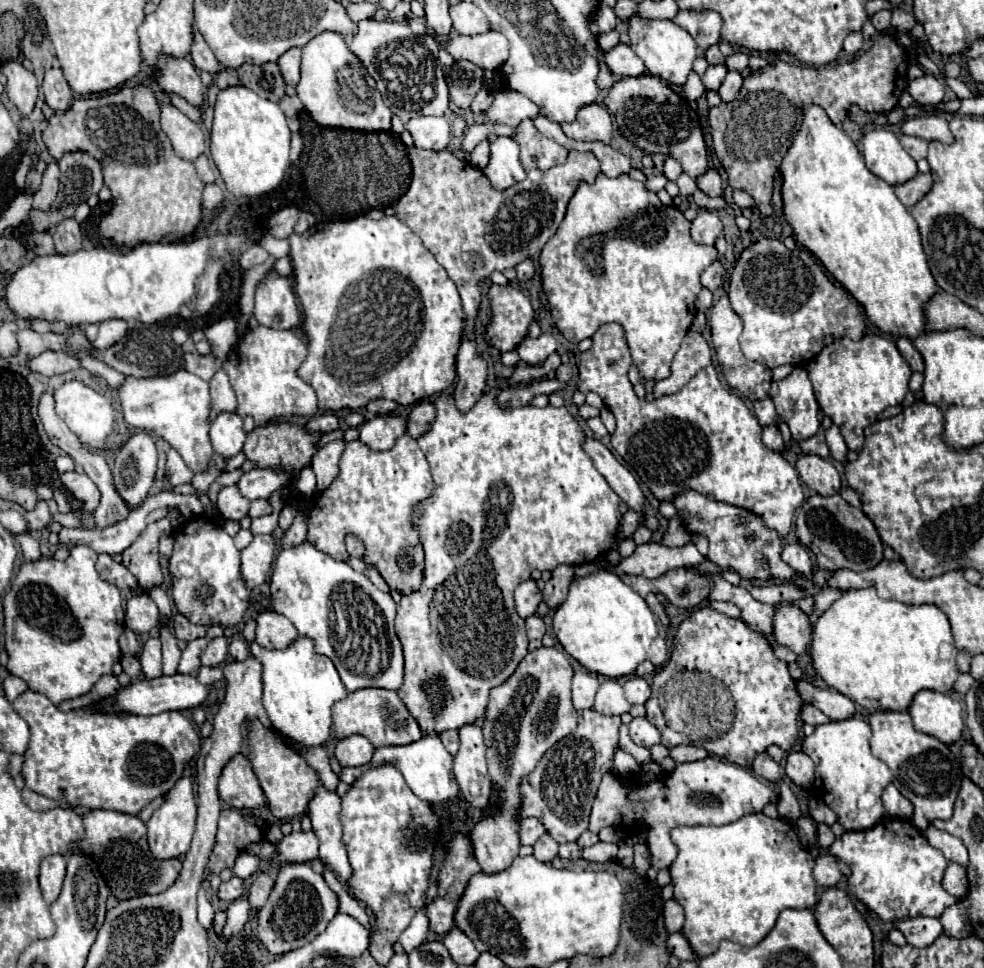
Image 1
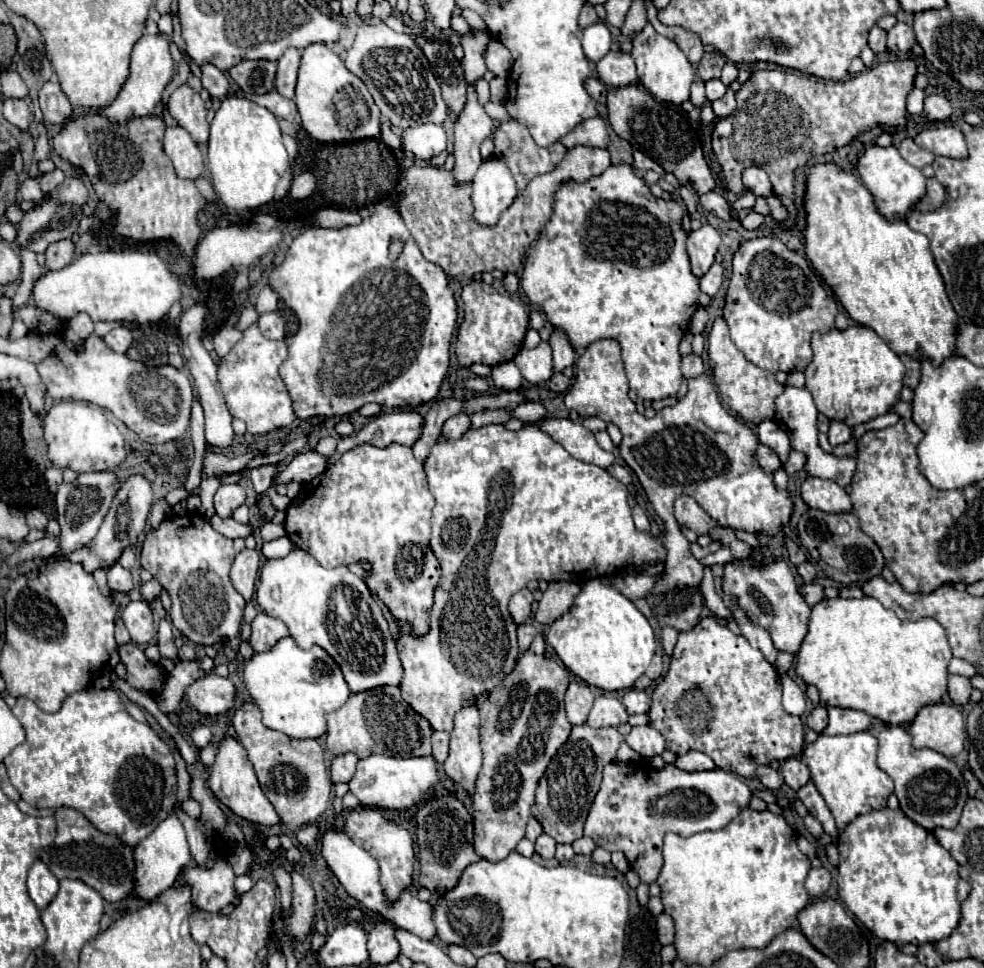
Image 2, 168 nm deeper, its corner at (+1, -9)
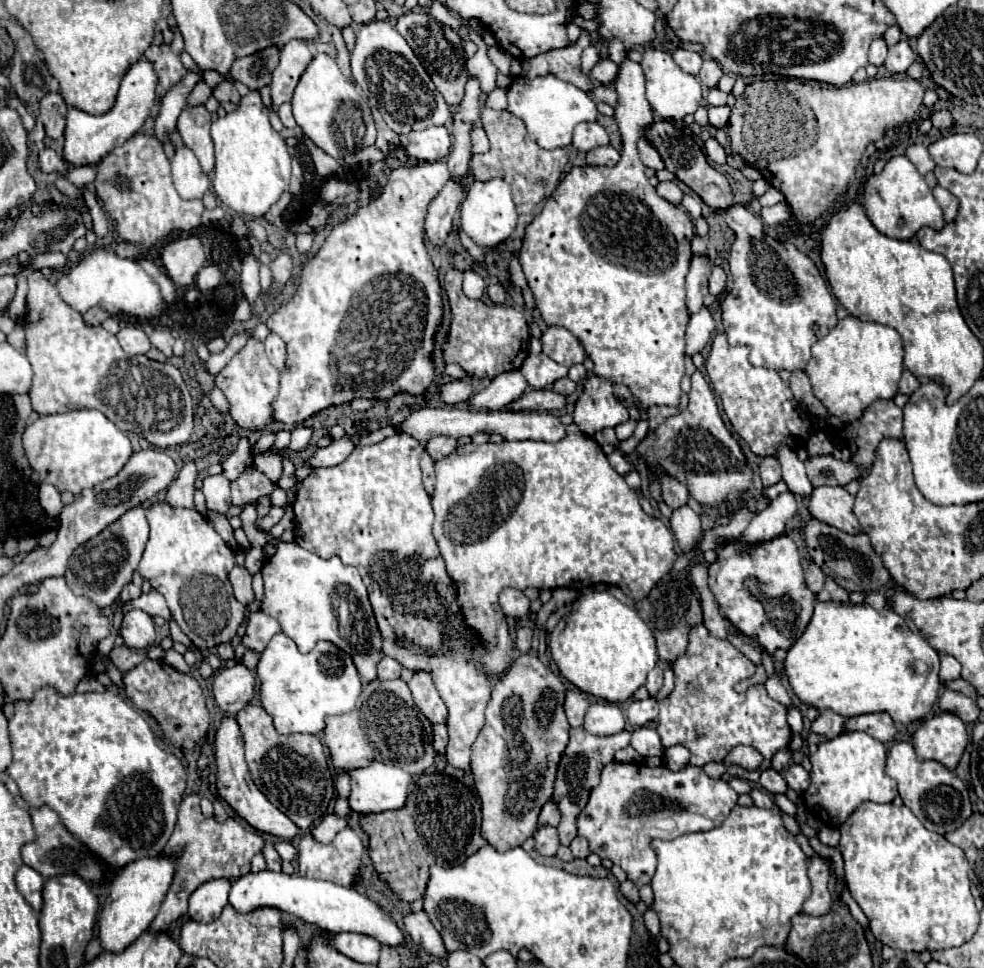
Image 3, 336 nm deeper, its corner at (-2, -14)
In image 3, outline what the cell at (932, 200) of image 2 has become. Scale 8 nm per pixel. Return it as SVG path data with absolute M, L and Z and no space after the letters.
M942 186L934 188L934 198L936 198L936 202L940 204L940 208L944 212L944 220L952 222L956 218L956 212L958 212L958 200Z

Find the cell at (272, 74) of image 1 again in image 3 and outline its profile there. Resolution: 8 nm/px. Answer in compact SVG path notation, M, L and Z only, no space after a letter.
M278 48L262 50L262 54L252 54L246 58L238 58L230 70L230 76L250 90L262 90L270 84L272 72L278 66Z

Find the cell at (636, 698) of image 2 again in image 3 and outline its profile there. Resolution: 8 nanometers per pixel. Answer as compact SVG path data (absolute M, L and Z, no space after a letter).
M654 698L634 700L628 706L628 722L632 726L644 726L646 722L652 722L656 718L658 718L658 702Z

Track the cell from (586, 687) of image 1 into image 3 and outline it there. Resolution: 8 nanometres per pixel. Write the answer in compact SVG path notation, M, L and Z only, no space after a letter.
M568 690L566 692L566 702L564 702L564 710L568 716L570 726L582 726L584 724L584 716L588 710L590 702L586 698L586 694L582 690Z

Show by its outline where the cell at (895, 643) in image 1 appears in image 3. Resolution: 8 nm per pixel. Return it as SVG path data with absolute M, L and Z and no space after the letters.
M818 602L806 632L788 650L784 668L794 694L802 702L816 706L818 710L834 710L846 718L886 712L896 724L910 724L922 720L934 708L940 690L940 654L924 636L914 634L902 616L894 614L890 608L874 610L868 604Z

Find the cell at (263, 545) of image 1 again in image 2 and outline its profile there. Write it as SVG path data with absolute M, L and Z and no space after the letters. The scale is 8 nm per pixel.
M253 549L241 551L231 567L231 583L233 587L249 601L255 593L255 581L259 575L259 553Z

